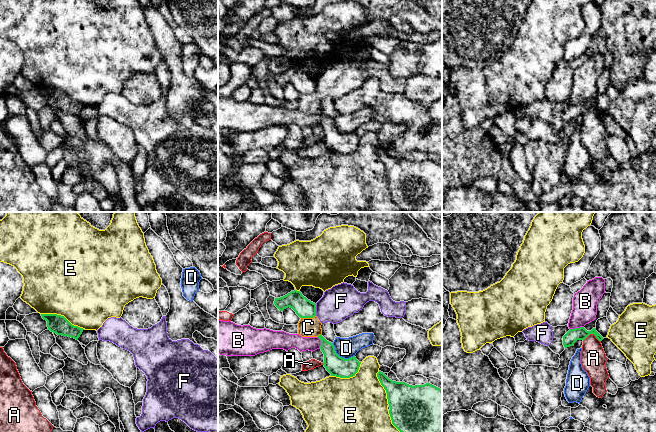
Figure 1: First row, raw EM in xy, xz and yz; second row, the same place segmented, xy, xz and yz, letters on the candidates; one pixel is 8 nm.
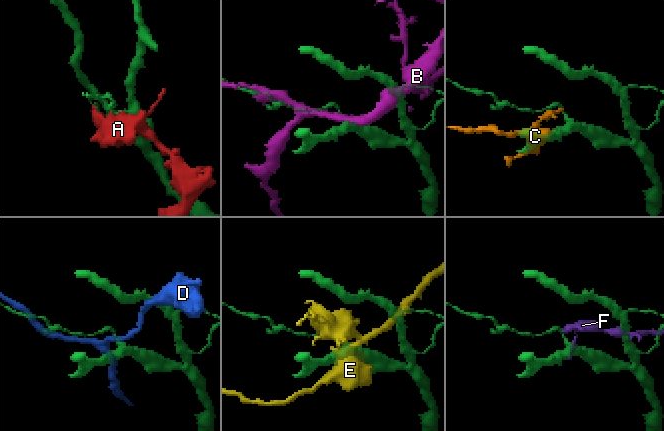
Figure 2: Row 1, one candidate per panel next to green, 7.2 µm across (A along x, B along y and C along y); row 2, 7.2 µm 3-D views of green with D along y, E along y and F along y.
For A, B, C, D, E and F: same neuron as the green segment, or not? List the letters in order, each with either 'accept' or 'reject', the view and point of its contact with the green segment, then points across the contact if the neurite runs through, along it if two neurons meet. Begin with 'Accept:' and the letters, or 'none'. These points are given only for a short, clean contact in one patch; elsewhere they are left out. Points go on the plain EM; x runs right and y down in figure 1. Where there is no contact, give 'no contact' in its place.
Accept: none
A: reject | yz (591, 109) | along yz (600, 116), (593, 110), (590, 110), (583, 117)
B: reject | yz (576, 104)
C: reject | xz (308, 93)
D: reject | xz (341, 133)
E: reject | xy (62, 92)
F: reject | xz (315, 86) | along xz (315, 80), (316, 91)

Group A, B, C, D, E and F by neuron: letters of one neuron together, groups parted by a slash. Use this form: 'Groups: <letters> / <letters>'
Groups: A / B / C F / D / E

